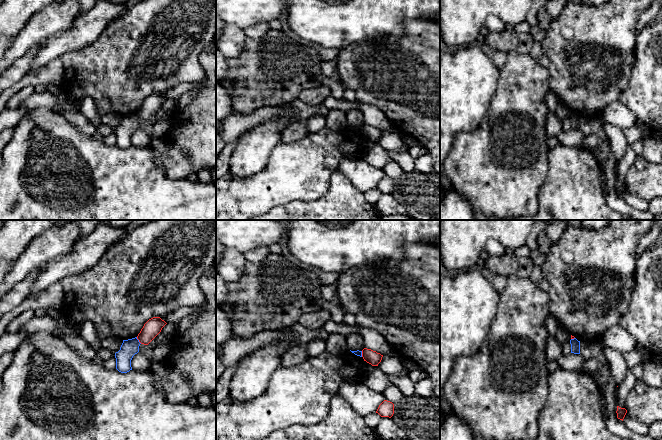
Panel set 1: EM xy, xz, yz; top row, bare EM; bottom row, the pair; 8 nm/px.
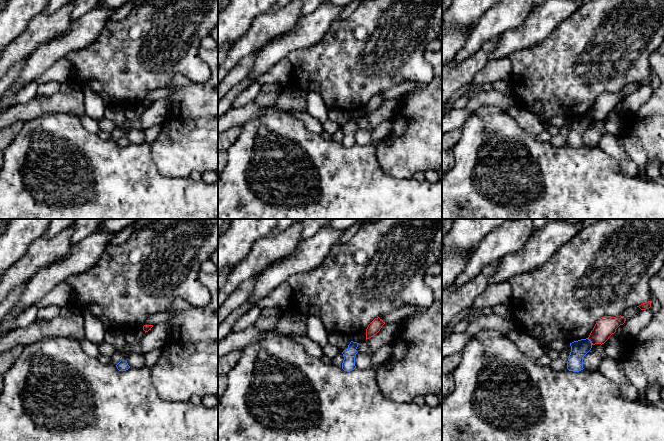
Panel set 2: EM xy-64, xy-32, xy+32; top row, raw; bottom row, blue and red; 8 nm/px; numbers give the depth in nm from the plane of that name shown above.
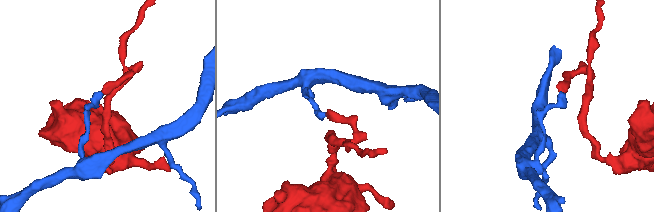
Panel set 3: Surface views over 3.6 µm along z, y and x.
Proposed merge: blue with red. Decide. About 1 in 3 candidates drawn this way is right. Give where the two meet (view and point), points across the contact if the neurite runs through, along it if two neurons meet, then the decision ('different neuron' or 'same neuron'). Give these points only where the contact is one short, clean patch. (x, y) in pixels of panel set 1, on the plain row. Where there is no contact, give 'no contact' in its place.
xy (138, 116) | along xy (136, 113), (141, 119) | different neuron

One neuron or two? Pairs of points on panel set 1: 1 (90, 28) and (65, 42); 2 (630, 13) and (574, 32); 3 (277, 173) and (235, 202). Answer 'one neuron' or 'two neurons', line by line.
1: one neuron
2: one neuron
3: one neuron

